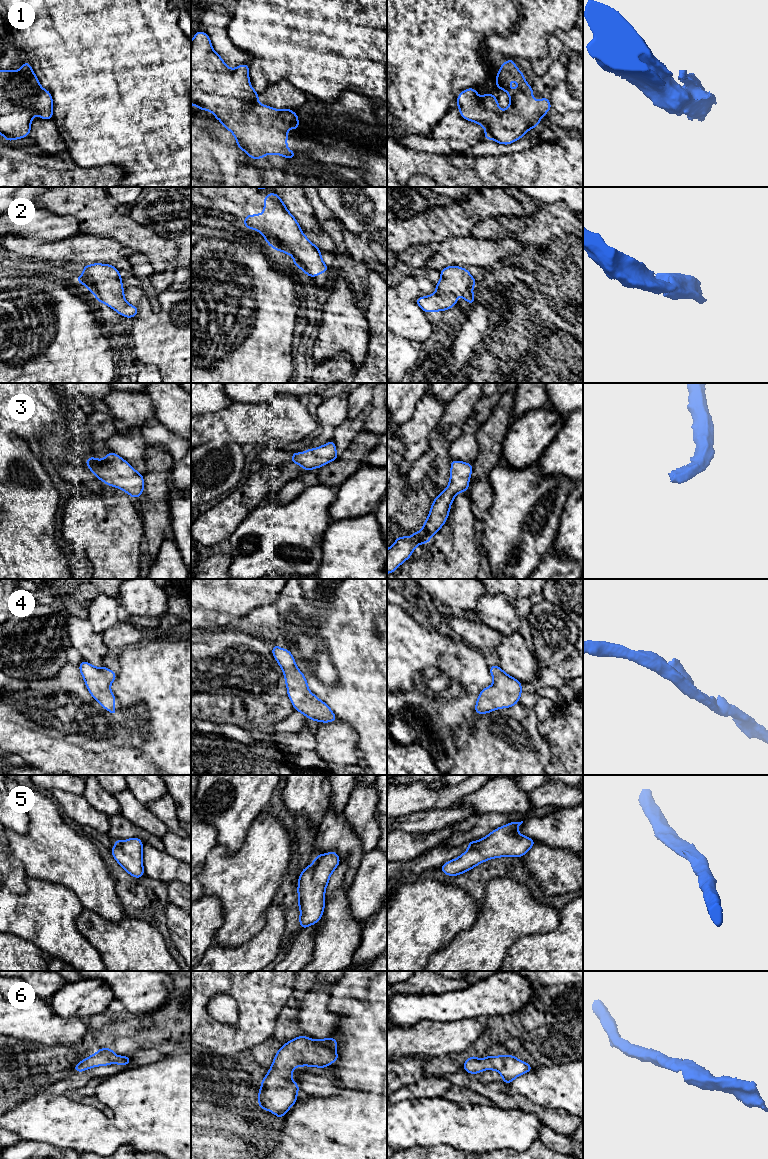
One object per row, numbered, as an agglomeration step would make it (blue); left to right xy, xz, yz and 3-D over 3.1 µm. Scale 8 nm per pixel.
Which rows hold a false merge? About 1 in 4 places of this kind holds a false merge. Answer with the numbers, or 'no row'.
5

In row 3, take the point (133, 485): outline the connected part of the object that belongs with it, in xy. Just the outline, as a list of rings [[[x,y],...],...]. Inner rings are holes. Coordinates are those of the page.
[[[110,452],[102,460],[93,456],[84,460],[96,478],[103,480],[105,485],[119,488],[134,499],[143,493],[143,475],[116,453]]]

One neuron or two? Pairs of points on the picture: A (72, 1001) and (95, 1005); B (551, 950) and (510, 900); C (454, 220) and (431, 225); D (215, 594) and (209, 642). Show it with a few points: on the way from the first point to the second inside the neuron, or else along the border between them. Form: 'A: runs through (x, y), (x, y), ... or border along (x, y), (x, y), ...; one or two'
A: runs through (78, 1001), (89, 1001); one
B: border along (559, 924), (546, 932), (524, 935), (515, 942); two
C: runs through (448, 221), (437, 224); one
D: border along (203, 629), (209, 630); two

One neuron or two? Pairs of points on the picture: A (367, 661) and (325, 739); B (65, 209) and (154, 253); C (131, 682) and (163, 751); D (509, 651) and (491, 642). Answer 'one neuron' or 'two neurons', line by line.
A: two neurons
B: one neuron
C: one neuron
D: two neurons

